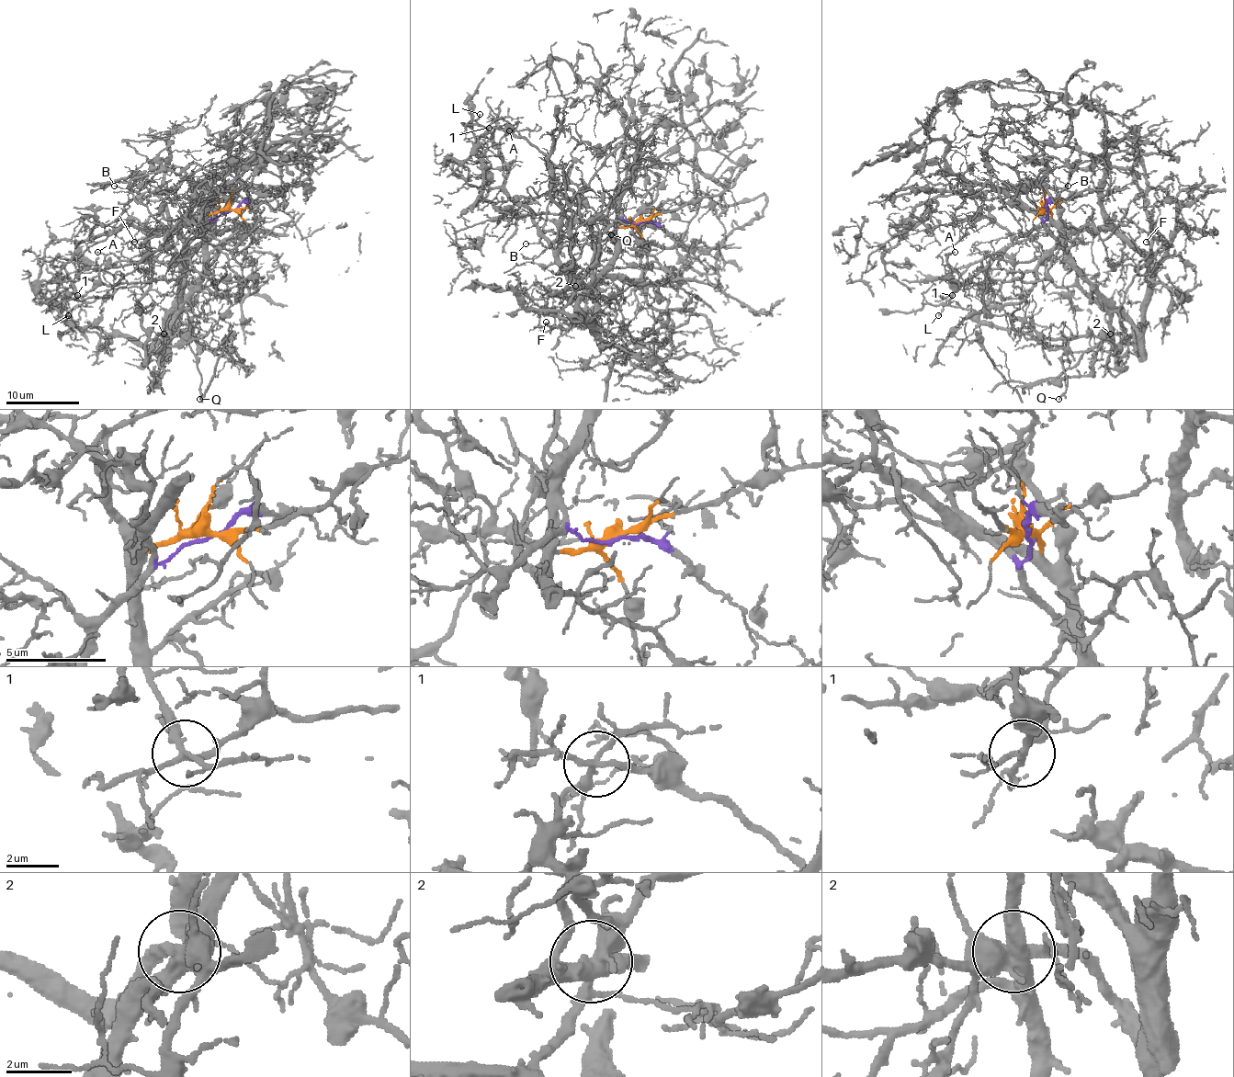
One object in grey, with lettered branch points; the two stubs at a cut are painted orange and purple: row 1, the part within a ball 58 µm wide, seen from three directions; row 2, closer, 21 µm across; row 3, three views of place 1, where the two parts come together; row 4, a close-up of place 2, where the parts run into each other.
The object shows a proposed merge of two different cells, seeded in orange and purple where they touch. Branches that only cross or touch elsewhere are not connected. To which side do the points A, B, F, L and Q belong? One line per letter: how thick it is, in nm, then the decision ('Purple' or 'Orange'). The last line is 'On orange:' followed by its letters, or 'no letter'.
A: Thickness 110 nm. Purple
B: Thickness 110 nm. Purple
F: Thickness 130 nm. Orange
L: Thickness 140 nm. Purple
Q: Thickness 140 nm. Orange
On orange: F, Q

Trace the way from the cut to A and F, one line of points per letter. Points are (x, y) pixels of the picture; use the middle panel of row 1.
A: (640, 222), (616, 221), (596, 241), (596, 252), (566, 173), (516, 135), (511, 126), (516, 122), (509, 131)
F: (640, 222), (616, 228), (616, 259), (581, 301), (591, 327), (575, 322), (557, 329), (546, 322)

